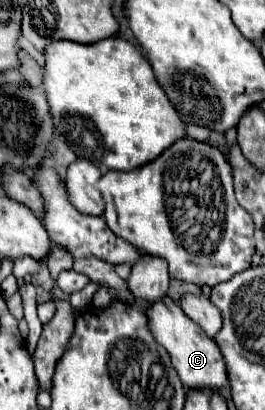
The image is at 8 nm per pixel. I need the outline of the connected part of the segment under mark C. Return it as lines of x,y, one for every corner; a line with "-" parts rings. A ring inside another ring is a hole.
164,297
162,301
156,301
156,303
148,303
148,307
144,309
144,315
146,319
150,319
148,327
154,339
168,351
170,361
174,369
178,371
184,387
192,387
192,389
214,387
218,391
228,387
228,377
226,377
226,367
224,367
226,363
214,339
202,333
202,329
198,329
198,325
194,325
194,321
190,321
170,297

